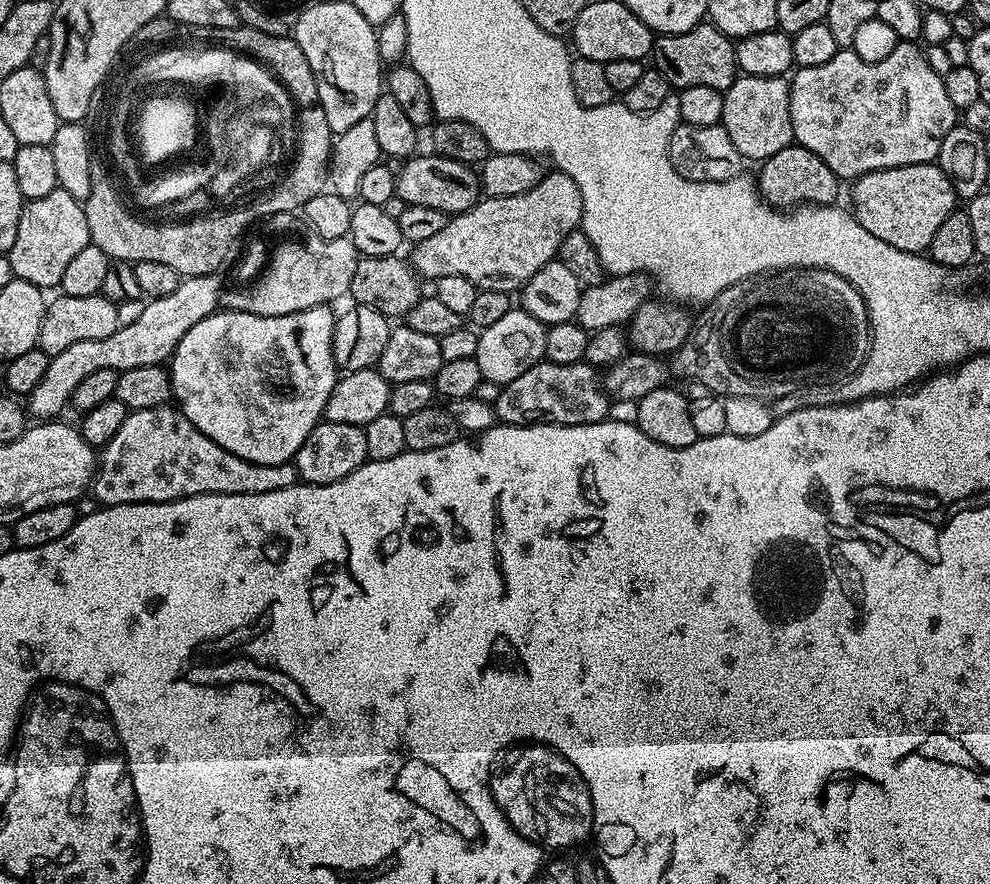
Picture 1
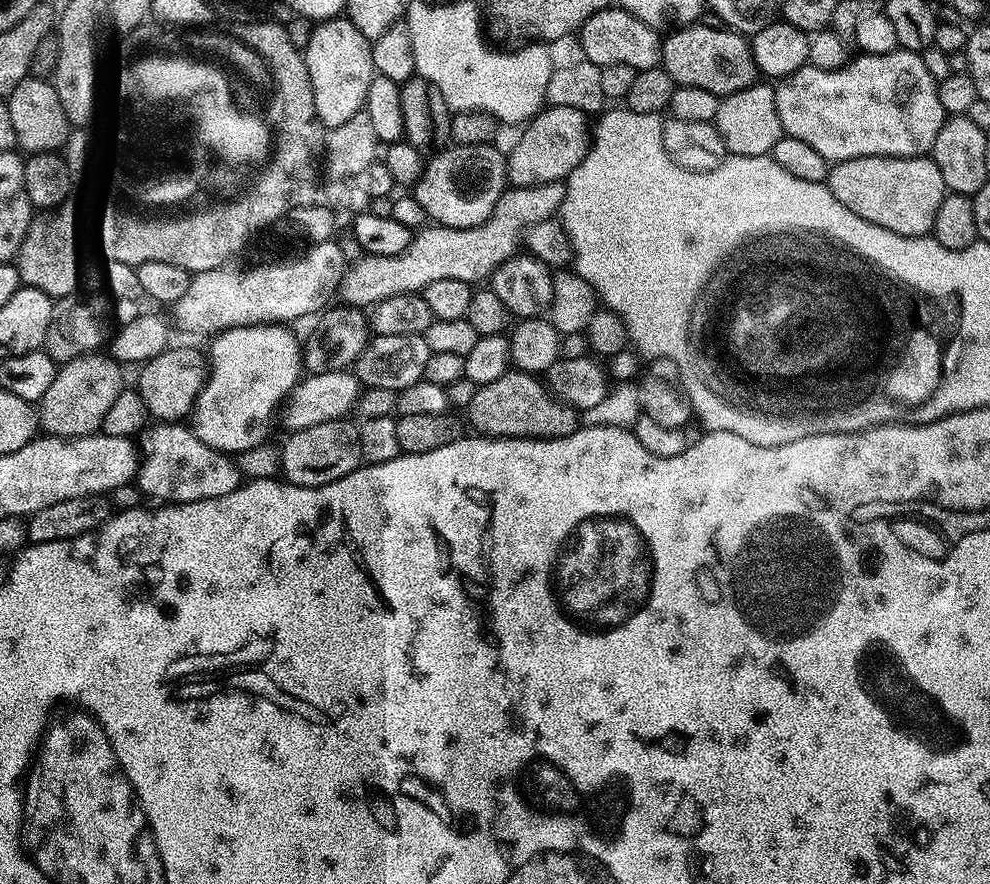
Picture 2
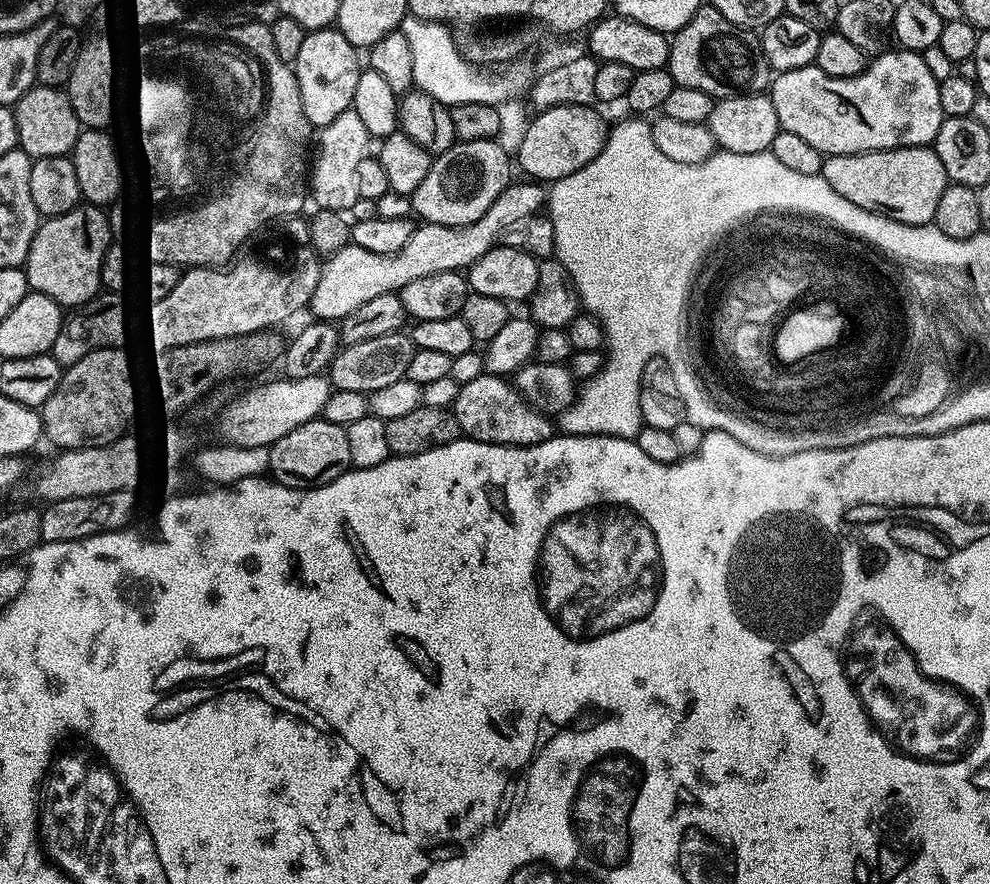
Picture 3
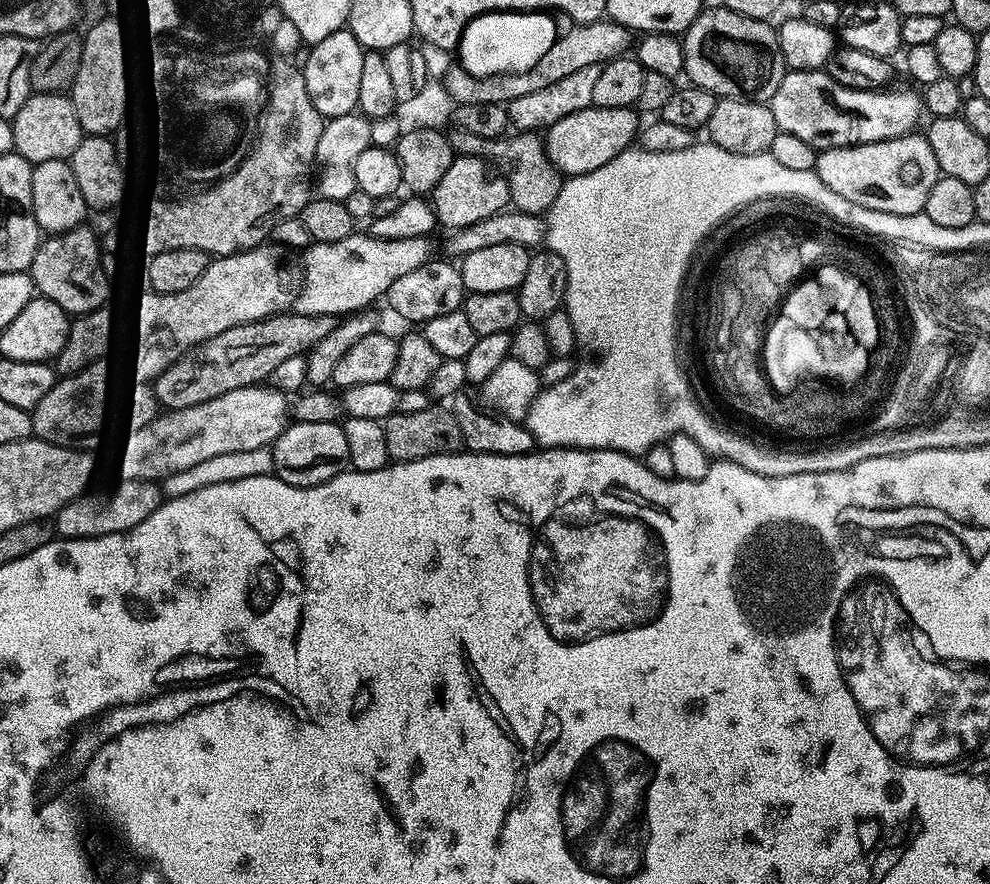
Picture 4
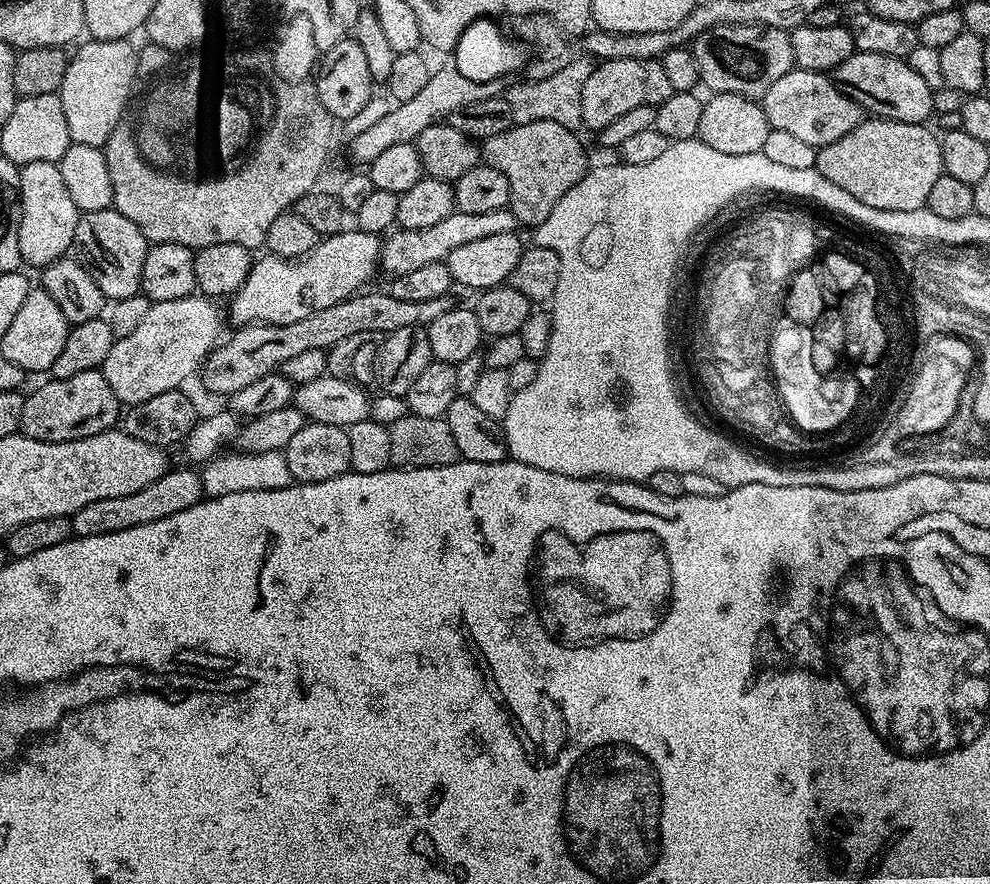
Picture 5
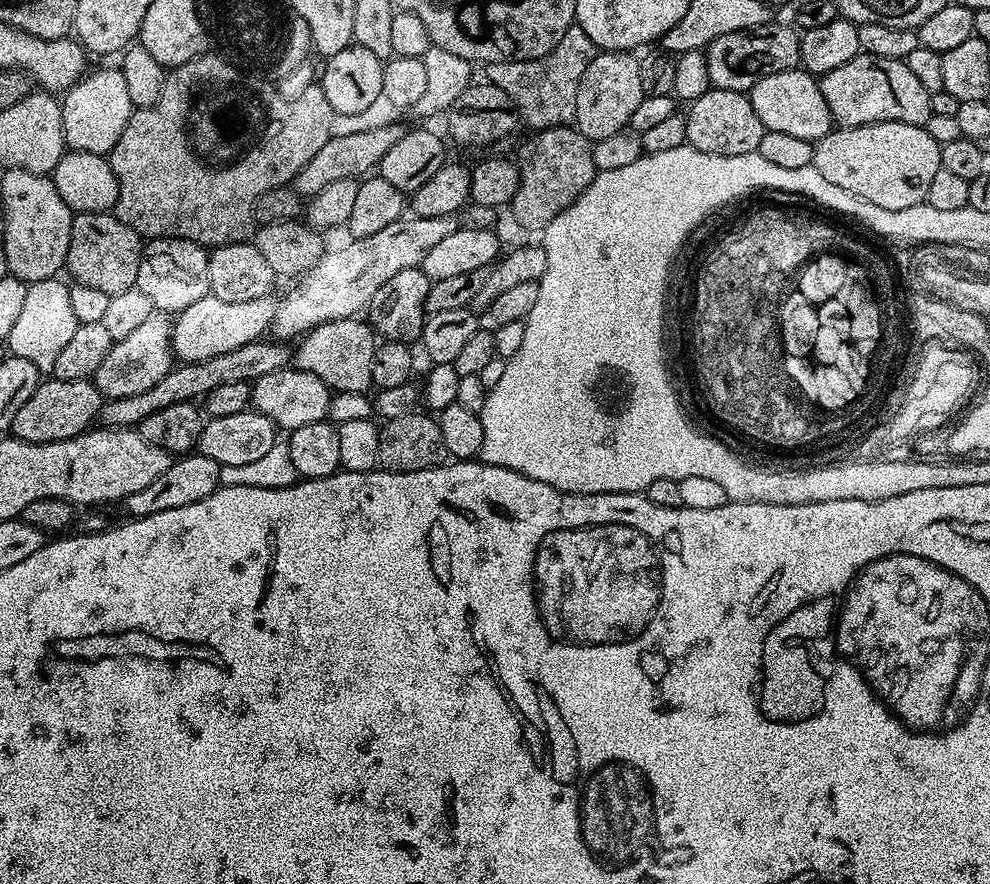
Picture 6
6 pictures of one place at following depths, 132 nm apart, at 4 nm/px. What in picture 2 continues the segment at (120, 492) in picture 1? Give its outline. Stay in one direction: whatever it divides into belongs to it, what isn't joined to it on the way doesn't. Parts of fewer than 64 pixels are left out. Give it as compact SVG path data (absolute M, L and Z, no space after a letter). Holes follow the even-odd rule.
M156 422L144 428L138 440L140 457L134 484L146 495L153 496L156 502L173 504L218 498L238 490L242 473L237 461L229 453L206 446L206 442L202 442L191 427L184 426L180 422Z

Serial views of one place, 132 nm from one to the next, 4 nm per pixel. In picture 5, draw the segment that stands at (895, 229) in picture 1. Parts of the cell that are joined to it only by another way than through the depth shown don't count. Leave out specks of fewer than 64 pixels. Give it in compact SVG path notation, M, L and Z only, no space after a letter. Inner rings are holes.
M864 118L850 134L830 142L816 153L817 172L854 194L858 202L878 210L918 210L925 207L934 182L944 171L940 141L924 124L883 118Z

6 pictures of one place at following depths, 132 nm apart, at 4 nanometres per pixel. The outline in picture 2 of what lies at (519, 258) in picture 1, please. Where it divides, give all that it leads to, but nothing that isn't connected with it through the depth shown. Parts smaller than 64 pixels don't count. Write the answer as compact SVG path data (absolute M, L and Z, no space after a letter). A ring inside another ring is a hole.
M561 181L549 184L535 184L532 188L509 187L498 198L498 206L490 214L486 222L476 228L441 228L425 226L415 233L406 252L397 256L361 255L356 265L347 269L342 285L343 303L348 306L375 306L379 300L385 300L398 294L415 292L423 293L430 282L438 282L438 278L458 278L462 282L476 286L487 281L512 256L521 251L529 230L538 222L553 219L563 209L566 188Z

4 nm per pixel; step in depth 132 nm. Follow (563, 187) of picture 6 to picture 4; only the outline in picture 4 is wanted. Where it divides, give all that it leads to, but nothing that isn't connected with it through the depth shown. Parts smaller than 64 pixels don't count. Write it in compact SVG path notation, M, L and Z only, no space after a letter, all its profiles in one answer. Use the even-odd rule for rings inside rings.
M459 130L453 133L450 139L459 155L482 156L499 169L508 183L508 199L515 211L539 216L554 206L554 198L558 198L560 193L562 174L556 169L556 163L548 157L545 141L537 133L517 131L495 140L478 138L478 134Z

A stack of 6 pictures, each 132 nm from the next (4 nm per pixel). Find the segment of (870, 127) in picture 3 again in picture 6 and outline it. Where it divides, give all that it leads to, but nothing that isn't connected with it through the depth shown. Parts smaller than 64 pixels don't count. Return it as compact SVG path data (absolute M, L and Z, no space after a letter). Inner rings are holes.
M799 67L762 78L750 89L750 99L754 114L762 118L764 127L769 132L791 134L794 138L806 138L815 142L834 127L830 106L826 106L826 98L822 98L819 79Z

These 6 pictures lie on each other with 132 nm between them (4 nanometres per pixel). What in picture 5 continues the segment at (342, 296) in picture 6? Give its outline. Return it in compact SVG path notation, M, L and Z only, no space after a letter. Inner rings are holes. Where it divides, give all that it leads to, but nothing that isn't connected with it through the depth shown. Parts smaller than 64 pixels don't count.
M509 207L489 210L483 214L455 211L450 214L450 218L442 218L442 222L437 222L435 226L426 226L422 230L400 228L393 231L387 237L389 240L383 241L380 268L388 271L392 278L399 278L419 270L421 266L430 266L430 262L447 261L450 250L458 250L458 246L463 246L466 242L479 242L481 238L491 238L494 234L510 234L516 232L517 228L516 219Z

